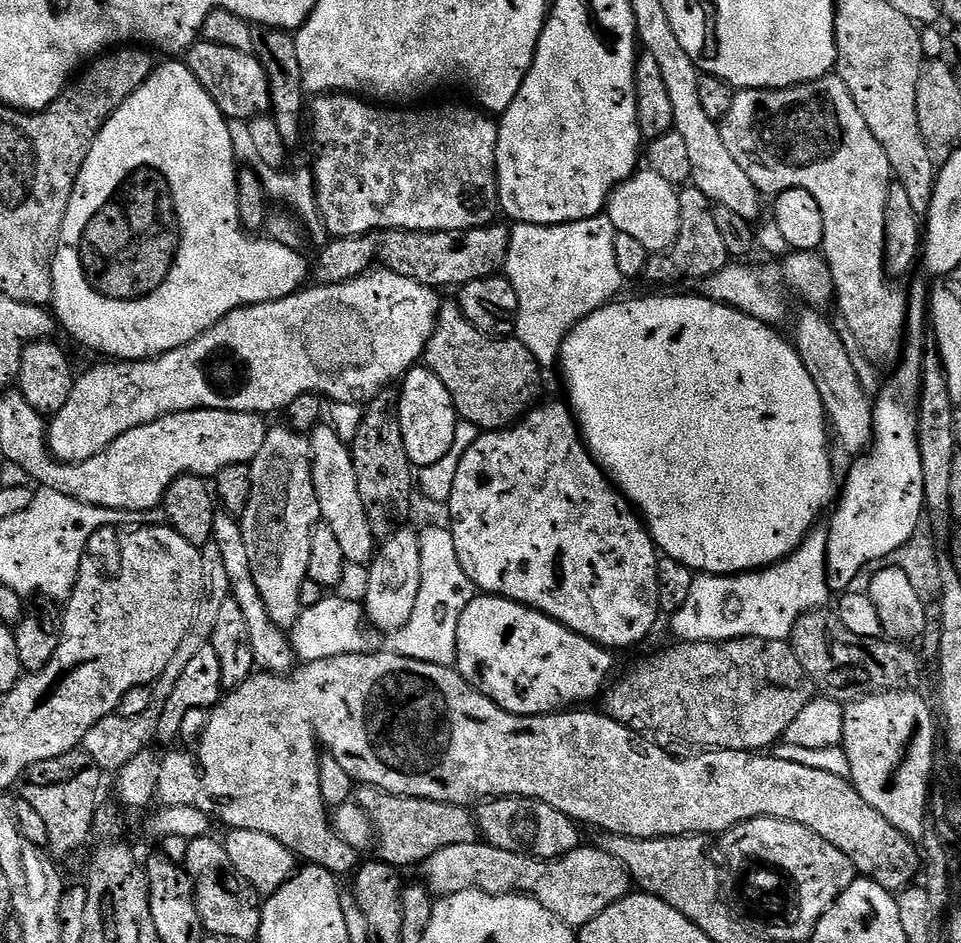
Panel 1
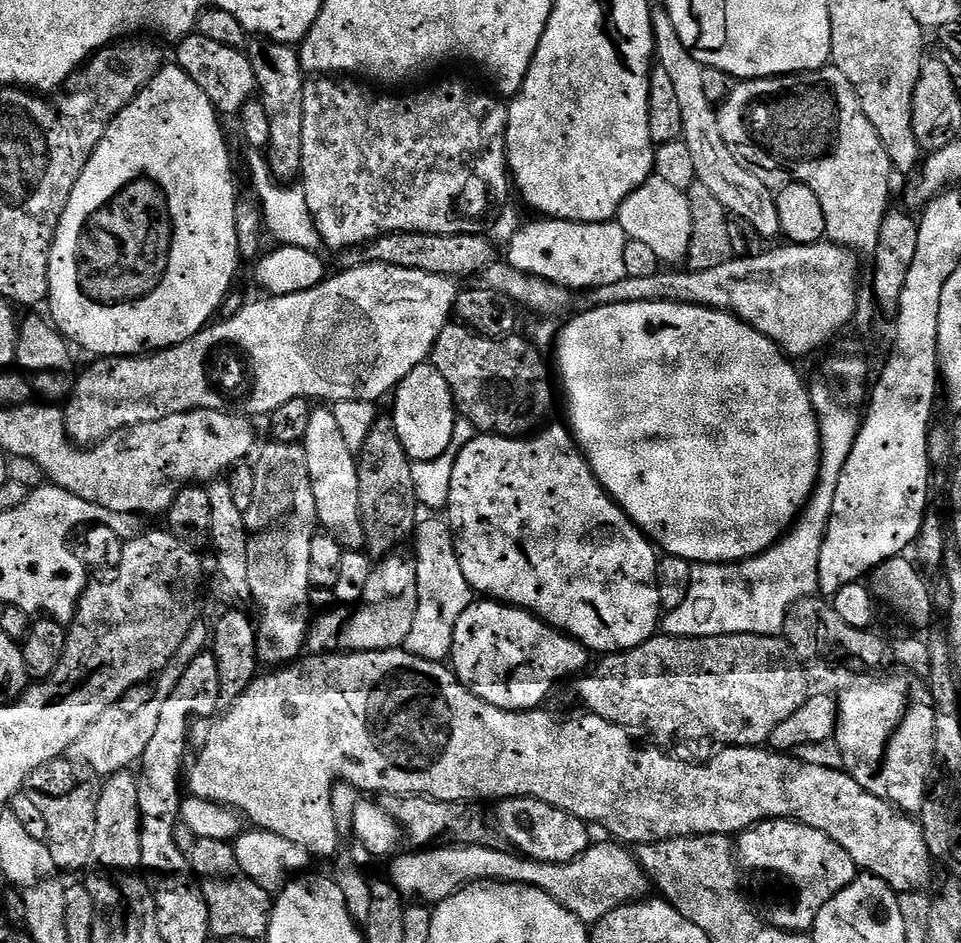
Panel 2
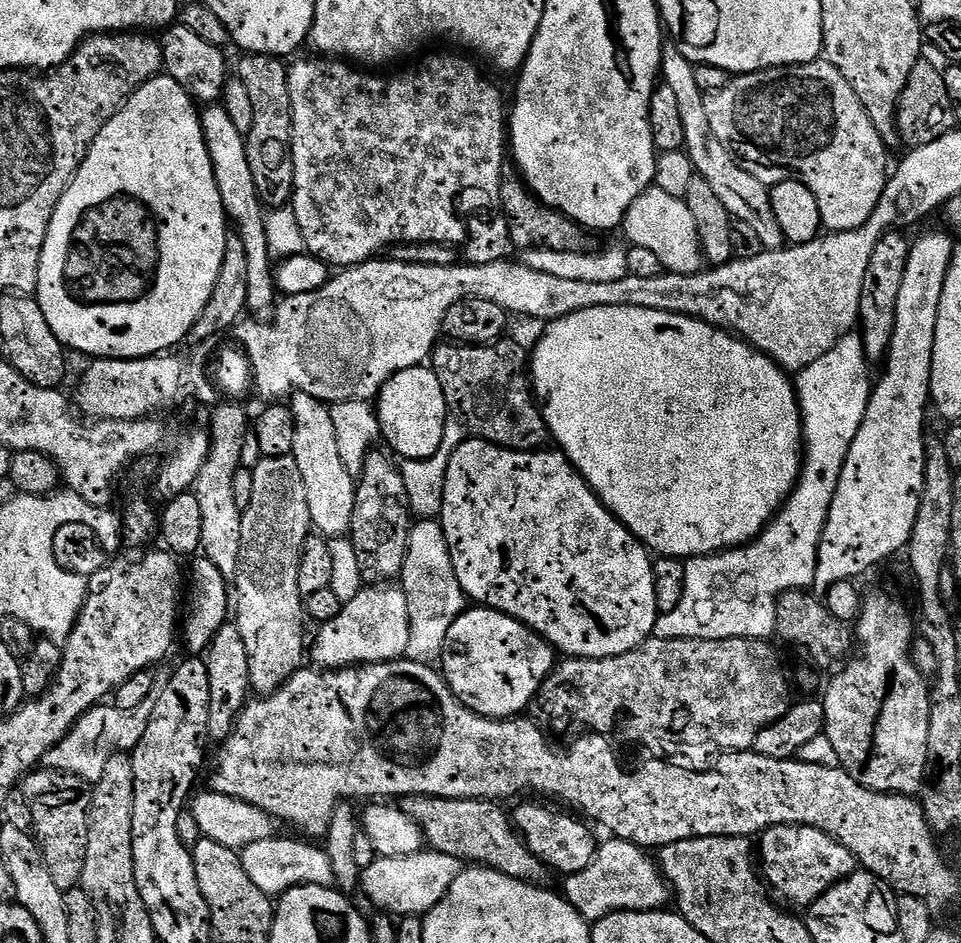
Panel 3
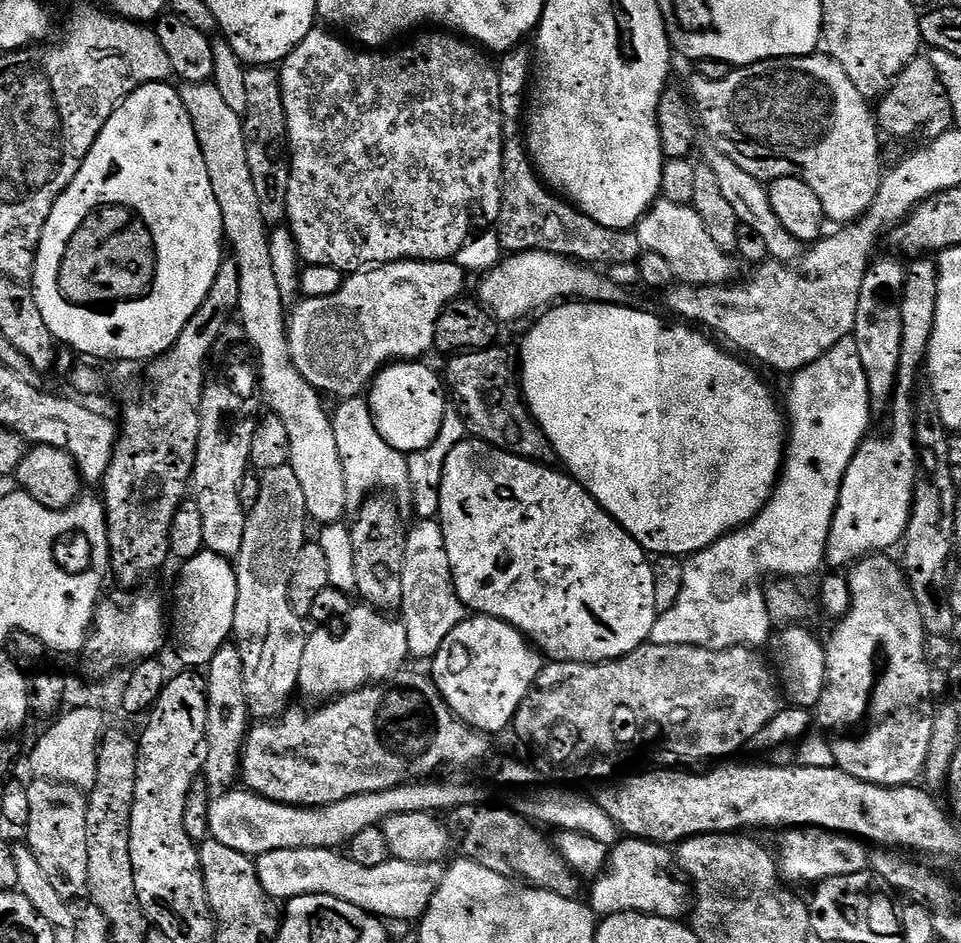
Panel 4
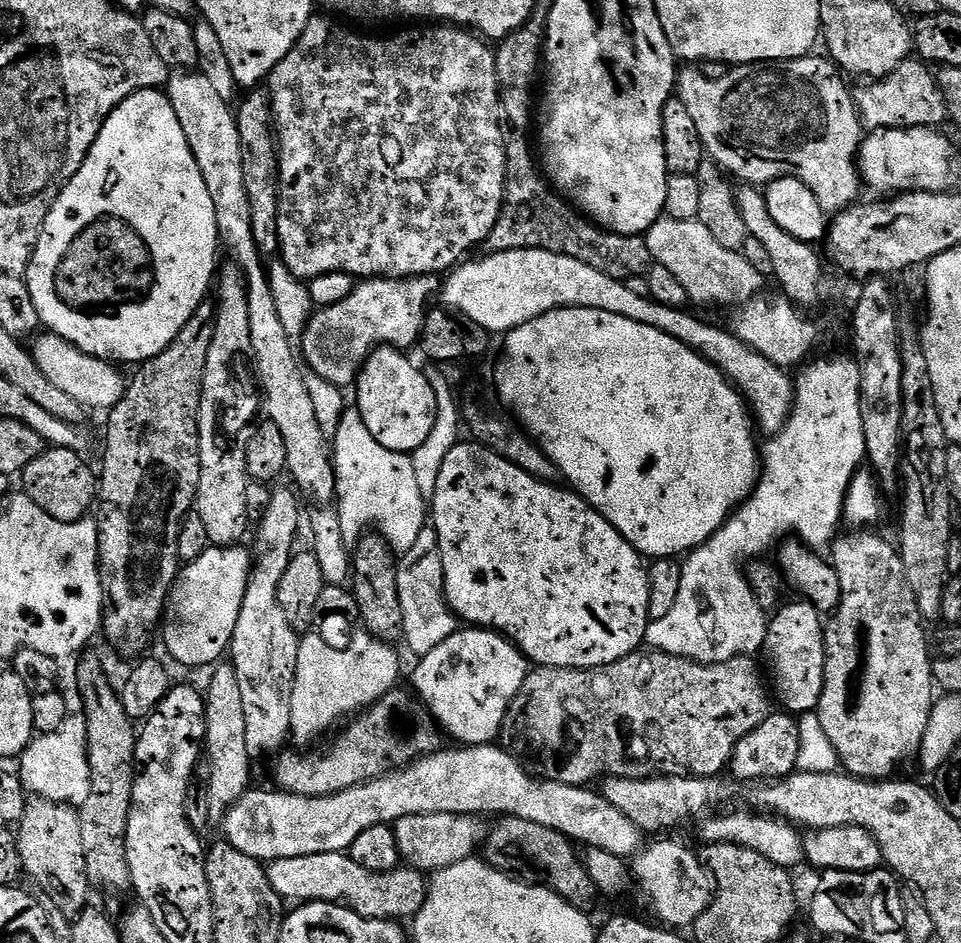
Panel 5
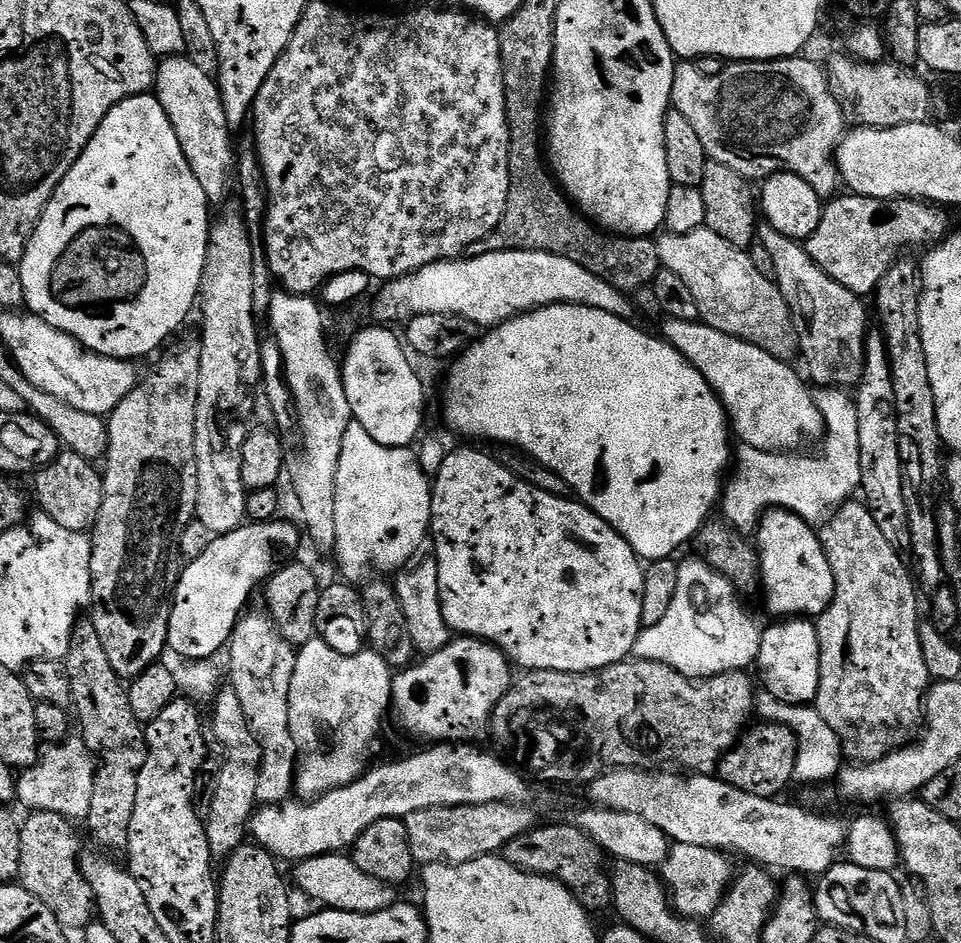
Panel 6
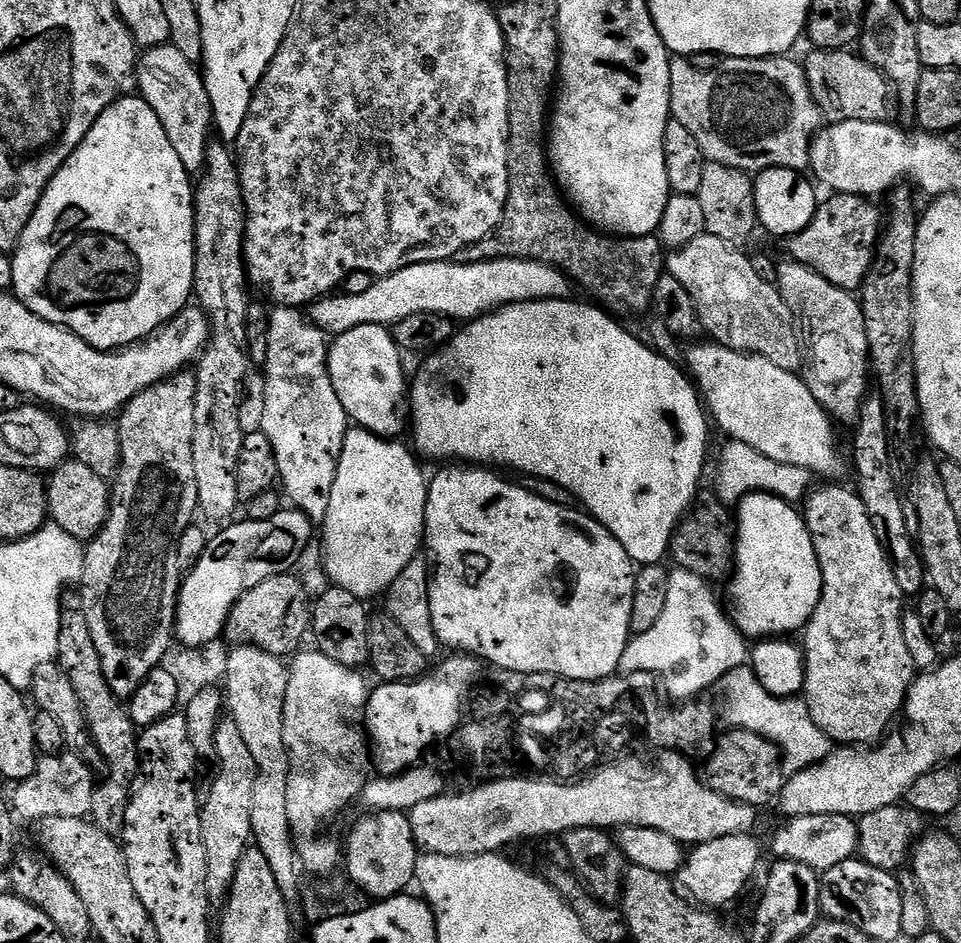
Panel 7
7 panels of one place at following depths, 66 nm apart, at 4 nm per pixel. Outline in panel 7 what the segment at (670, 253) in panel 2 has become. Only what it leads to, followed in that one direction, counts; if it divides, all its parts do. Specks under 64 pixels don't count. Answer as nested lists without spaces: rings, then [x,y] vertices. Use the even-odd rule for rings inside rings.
[[[702,235],[691,240],[686,246],[675,249],[667,257],[667,275],[678,278],[682,286],[686,286],[686,294],[694,298],[701,329],[709,332],[711,339],[717,344],[726,346],[735,352],[749,352],[762,358],[770,358],[774,366],[782,366],[782,370],[799,373],[802,368],[800,353],[800,337],[796,335],[796,319],[786,306],[779,288],[767,285],[758,278],[749,257],[740,253],[739,247],[722,242],[722,238]]]

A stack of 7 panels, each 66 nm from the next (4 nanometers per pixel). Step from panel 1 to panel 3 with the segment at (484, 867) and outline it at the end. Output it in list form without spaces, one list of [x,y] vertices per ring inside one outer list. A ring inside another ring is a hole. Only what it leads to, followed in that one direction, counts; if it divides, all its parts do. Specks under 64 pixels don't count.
[[[608,838],[596,850],[590,866],[576,876],[563,881],[562,895],[582,914],[582,918],[595,922],[615,912],[655,912],[669,903],[670,889],[659,863],[652,860],[645,849],[625,840]],[[425,850],[406,858],[377,858],[372,865],[366,866],[360,873],[359,891],[368,895],[376,910],[383,910],[396,918],[405,916],[423,917],[450,890],[454,878],[462,871],[462,861],[450,854]]]

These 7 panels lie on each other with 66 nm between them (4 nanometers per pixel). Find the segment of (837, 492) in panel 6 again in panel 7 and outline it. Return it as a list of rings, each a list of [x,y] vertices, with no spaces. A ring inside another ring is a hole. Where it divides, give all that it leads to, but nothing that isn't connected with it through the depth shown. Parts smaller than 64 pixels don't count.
[[[729,439],[727,443],[728,445],[720,452],[720,465],[716,468],[716,485],[714,485],[714,491],[723,504],[739,505],[749,492],[768,492],[771,496],[781,496],[789,502],[800,502],[807,497],[813,487],[813,473],[798,466],[786,466],[782,462],[774,462],[758,454],[754,446],[746,446],[746,442]]]

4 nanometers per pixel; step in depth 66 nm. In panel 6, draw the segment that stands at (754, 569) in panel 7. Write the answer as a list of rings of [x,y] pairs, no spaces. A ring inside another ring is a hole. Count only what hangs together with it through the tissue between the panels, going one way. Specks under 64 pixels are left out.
[[[770,508],[761,516],[754,533],[754,547],[760,565],[762,597],[776,618],[818,618],[830,606],[834,598],[834,574],[830,562],[822,550],[817,529],[809,521],[788,512],[784,508]]]

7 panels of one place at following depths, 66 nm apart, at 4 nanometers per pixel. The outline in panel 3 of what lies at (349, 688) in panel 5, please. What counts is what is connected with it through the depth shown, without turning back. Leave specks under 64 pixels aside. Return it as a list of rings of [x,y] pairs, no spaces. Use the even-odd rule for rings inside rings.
[[[389,582],[383,586],[366,586],[358,594],[358,598],[350,598],[350,602],[342,605],[338,618],[319,625],[320,633],[316,641],[310,644],[310,660],[313,665],[324,670],[339,670],[361,664],[378,664],[386,660],[401,659],[408,651],[410,642],[410,610],[403,587]]]

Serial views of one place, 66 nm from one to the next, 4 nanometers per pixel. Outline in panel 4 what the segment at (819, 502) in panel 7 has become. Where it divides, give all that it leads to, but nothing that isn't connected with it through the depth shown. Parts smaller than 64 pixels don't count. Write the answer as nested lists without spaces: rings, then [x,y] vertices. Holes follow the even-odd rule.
[[[873,554],[856,561],[851,565],[847,573],[850,586],[850,610],[845,616],[839,617],[836,629],[832,637],[826,640],[826,666],[828,667],[827,684],[821,696],[820,703],[814,708],[814,716],[821,724],[828,737],[828,745],[834,750],[836,767],[841,768],[846,774],[858,778],[862,782],[870,782],[887,788],[907,788],[915,785],[923,777],[926,758],[930,750],[930,730],[932,729],[932,717],[934,715],[934,703],[932,704],[932,676],[934,669],[928,664],[926,651],[926,633],[922,626],[922,613],[918,610],[918,602],[914,602],[914,594],[910,590],[908,580],[904,577],[904,569],[899,563],[891,560],[888,554]]]

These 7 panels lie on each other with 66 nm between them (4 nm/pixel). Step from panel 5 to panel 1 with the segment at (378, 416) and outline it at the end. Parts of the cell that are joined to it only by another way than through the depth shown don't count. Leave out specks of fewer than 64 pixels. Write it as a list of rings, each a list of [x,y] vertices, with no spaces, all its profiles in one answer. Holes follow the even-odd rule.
[[[413,366],[404,373],[399,385],[398,407],[402,438],[412,465],[421,469],[438,462],[438,458],[445,456],[446,450],[450,450],[450,445],[454,443],[454,430],[458,423],[450,390],[446,390],[446,386],[442,386],[440,379],[426,366]]]

